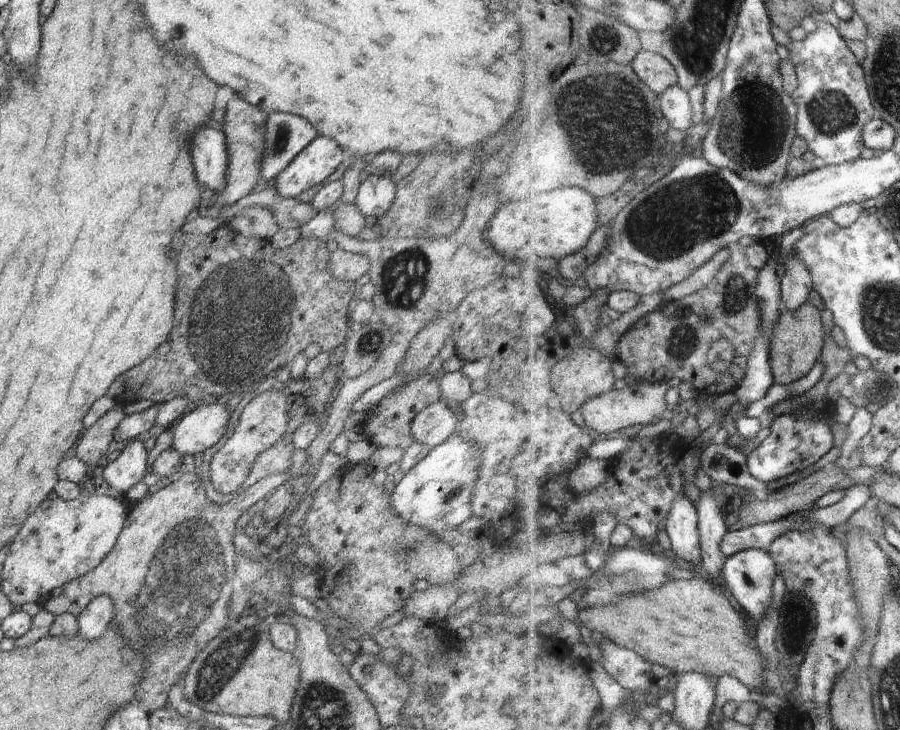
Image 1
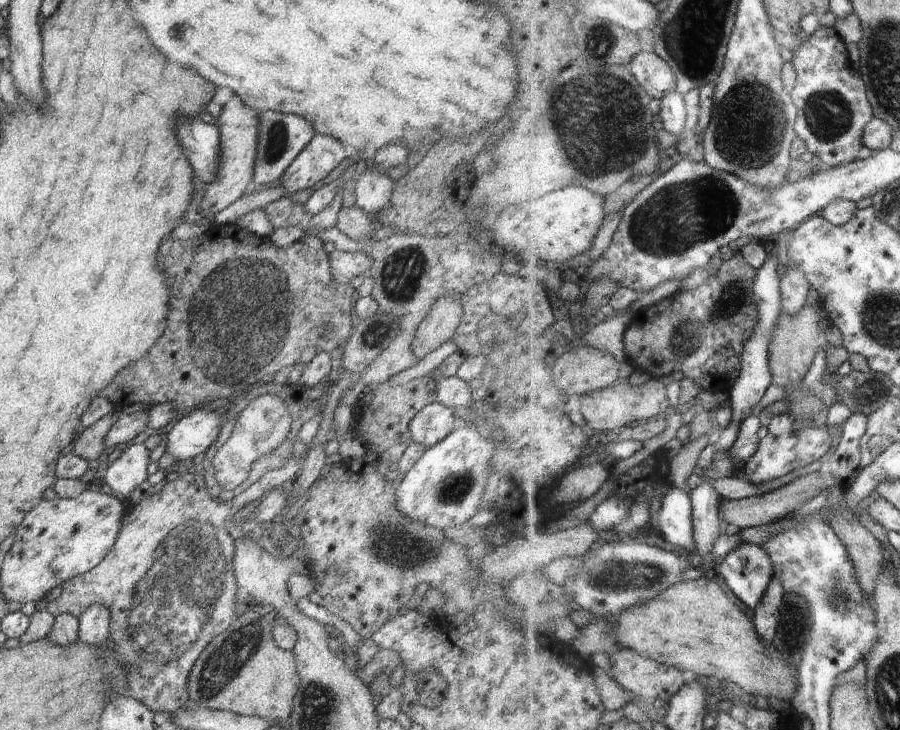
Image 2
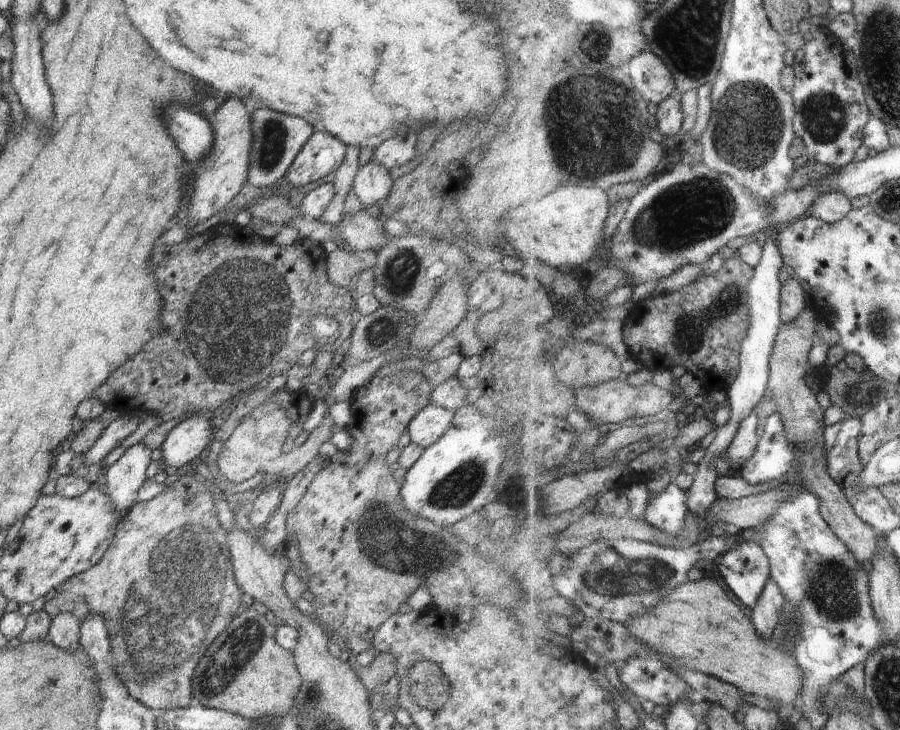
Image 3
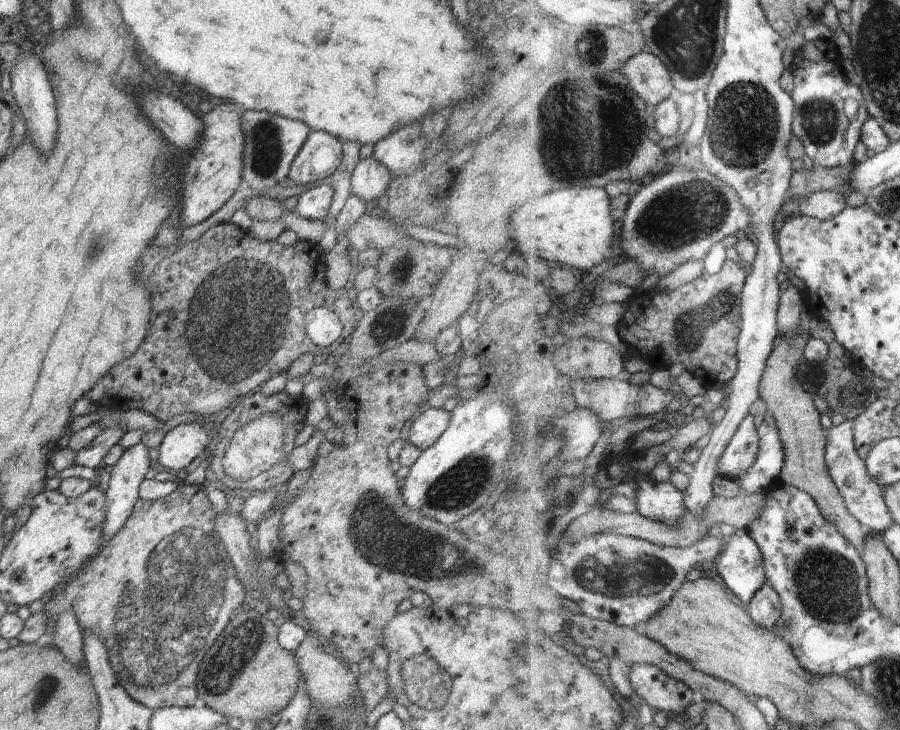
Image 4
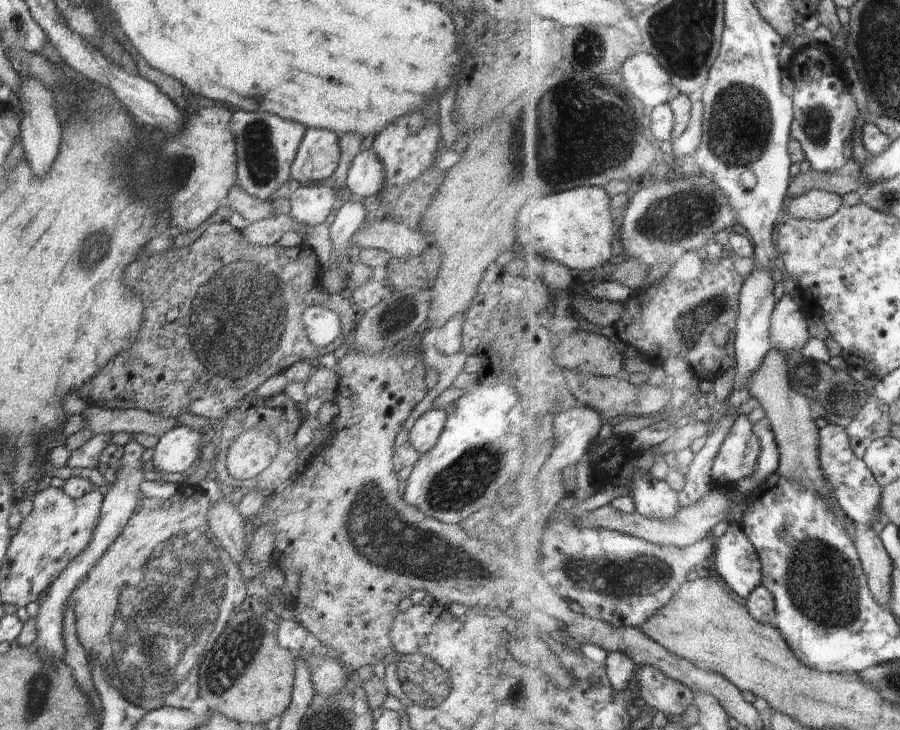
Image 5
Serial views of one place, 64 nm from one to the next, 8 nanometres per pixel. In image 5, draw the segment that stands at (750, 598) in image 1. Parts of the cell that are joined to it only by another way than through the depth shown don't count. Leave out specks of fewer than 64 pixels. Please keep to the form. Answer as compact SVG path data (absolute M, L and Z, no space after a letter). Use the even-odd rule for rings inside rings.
M729 524L728 532L717 539L717 566L726 583L742 598L748 599L763 585L763 564L756 546L748 540L743 528Z

